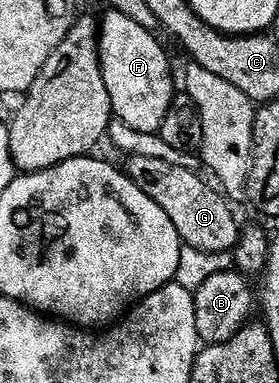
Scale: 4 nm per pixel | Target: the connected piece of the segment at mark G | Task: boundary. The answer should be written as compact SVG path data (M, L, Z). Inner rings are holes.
M148 155L127 156L125 161L126 176L140 187L140 191L144 191L144 195L148 195L148 199L152 199L152 203L164 207L164 215L172 219L172 227L176 227L183 245L209 253L229 254L233 250L238 242L240 224L230 210L231 202L213 184L210 186L205 176L164 163L164 159L148 159Z

